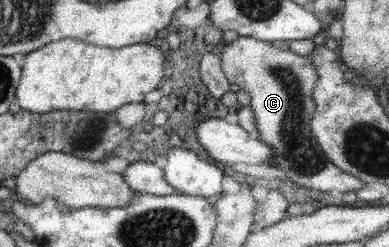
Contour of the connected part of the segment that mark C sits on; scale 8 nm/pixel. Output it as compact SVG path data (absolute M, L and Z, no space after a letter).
M238 37L225 43L220 54L221 69L229 84L236 84L248 93L253 112L257 138L270 147L271 164L284 172L286 182L306 190L326 193L330 190L350 192L364 187L361 180L336 168L317 143L311 132L311 119L316 105L312 102L312 91L317 84L317 72L308 55L292 53L285 44L264 42L249 37Z

